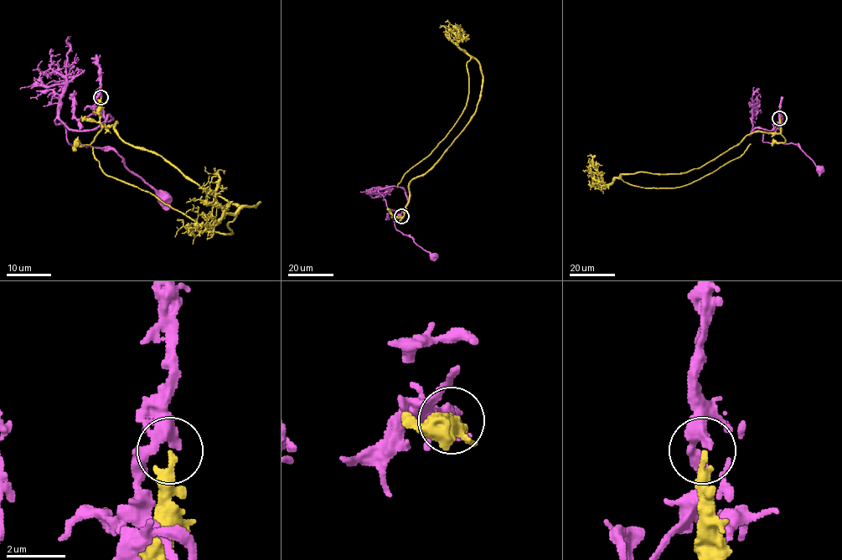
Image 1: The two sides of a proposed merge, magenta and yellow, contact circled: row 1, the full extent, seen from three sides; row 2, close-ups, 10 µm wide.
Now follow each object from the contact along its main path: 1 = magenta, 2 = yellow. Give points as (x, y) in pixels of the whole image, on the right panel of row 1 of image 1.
1: (779, 117), (771, 130), (755, 128), (749, 136), (751, 130), (762, 133), (763, 142), (798, 145), (818, 169)
2: (779, 118), (779, 133), (751, 132), (699, 167), (621, 178), (674, 188), (751, 144)

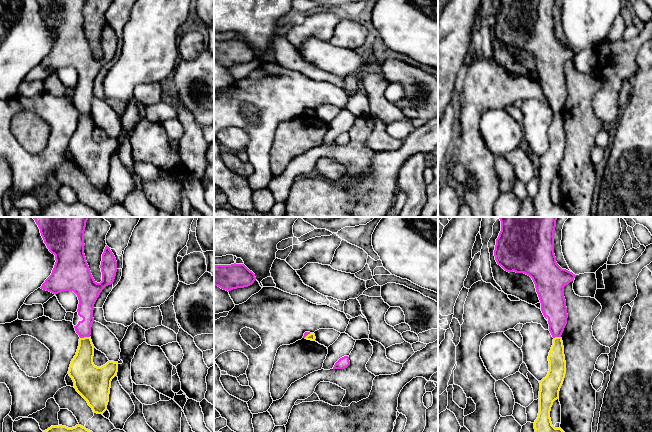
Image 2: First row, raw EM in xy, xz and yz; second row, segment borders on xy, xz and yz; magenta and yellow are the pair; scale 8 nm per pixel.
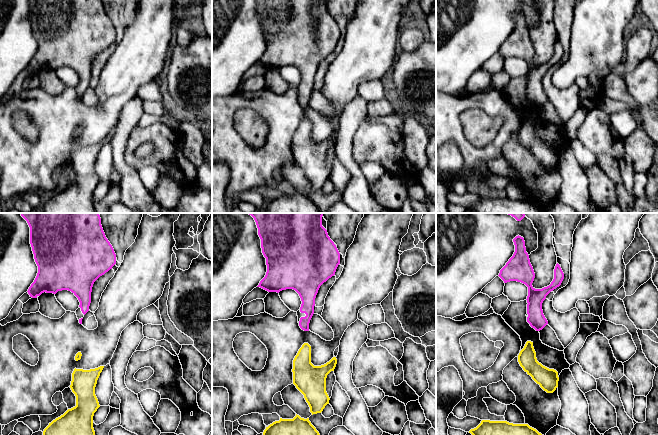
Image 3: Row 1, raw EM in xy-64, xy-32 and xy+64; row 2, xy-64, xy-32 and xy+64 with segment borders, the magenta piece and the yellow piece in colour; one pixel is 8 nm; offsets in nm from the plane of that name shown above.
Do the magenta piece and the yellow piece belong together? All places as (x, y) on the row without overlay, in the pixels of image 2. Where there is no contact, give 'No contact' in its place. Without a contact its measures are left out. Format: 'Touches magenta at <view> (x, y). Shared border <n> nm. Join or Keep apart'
Touches magenta at xy (84, 112). Shared border 80 nm. Keep apart

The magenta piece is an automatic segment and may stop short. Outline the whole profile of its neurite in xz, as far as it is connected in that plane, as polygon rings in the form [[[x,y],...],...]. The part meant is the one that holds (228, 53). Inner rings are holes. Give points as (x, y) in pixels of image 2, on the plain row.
[[[244,40],[214,41],[214,61],[228,68],[248,63],[255,56],[255,50]]]

